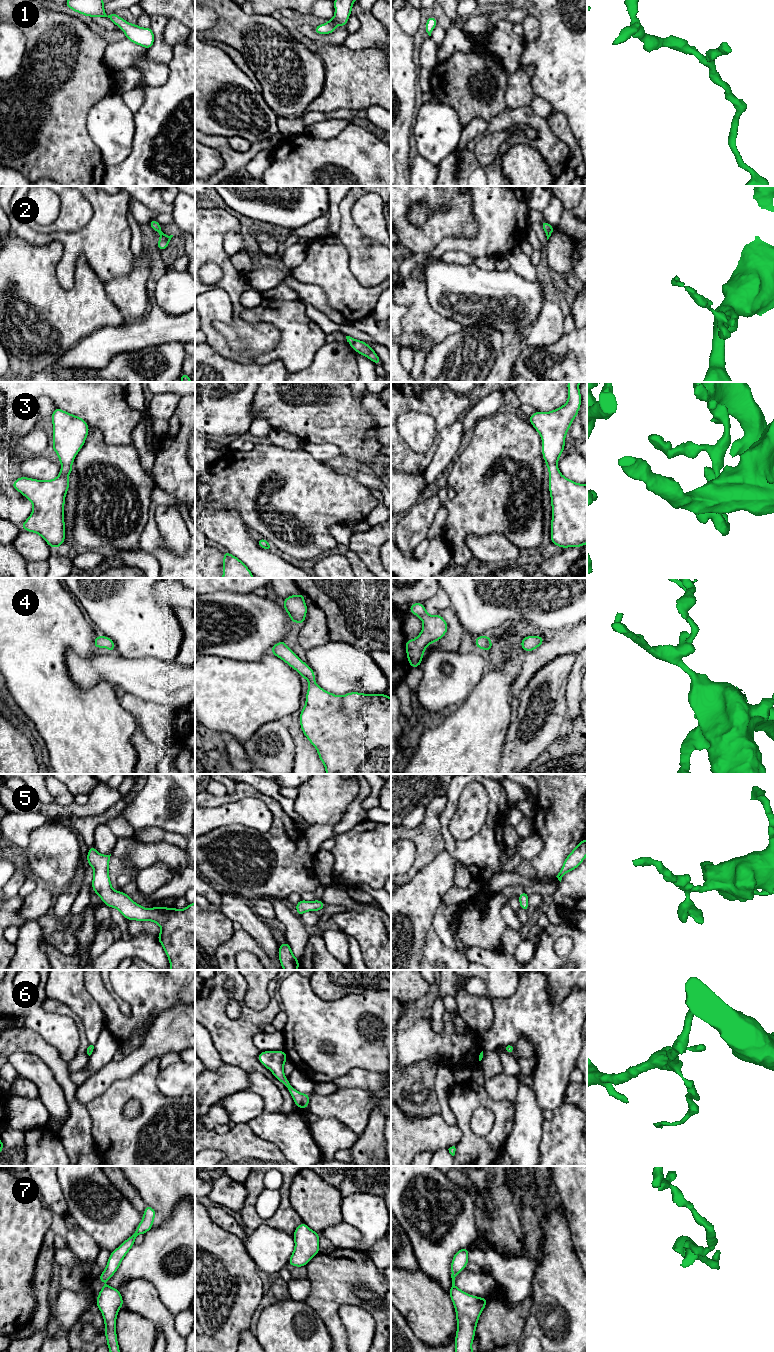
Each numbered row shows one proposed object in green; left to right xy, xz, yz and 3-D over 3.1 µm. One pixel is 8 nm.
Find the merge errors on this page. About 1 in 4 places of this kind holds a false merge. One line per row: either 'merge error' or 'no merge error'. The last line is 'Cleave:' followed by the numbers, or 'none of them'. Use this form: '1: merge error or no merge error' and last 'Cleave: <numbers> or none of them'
1: no merge error
2: no merge error
3: no merge error
4: no merge error
5: no merge error
6: no merge error
7: no merge error
Cleave: none of them

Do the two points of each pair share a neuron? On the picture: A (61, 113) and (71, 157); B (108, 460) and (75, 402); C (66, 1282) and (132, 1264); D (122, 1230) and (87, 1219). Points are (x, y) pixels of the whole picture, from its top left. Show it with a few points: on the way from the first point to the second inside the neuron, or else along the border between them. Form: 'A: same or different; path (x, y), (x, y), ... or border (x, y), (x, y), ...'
A: same; path (61, 124), (61, 146)
B: different; border (89, 427), (98, 430), (107, 444)
C: different; border (92, 1278), (84, 1288), (79, 1290), (70, 1289)
D: same; path (113, 1221), (111, 1219), (96, 1219)

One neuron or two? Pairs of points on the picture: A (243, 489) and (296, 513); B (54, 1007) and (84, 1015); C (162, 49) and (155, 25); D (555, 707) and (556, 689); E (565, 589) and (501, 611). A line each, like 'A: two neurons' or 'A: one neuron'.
A: one neuron
B: two neurons
C: one neuron
D: one neuron
E: one neuron

